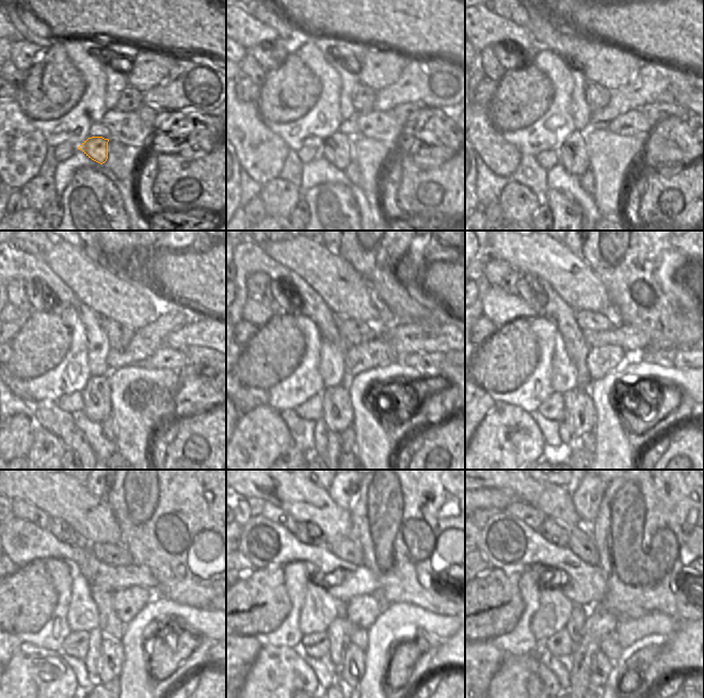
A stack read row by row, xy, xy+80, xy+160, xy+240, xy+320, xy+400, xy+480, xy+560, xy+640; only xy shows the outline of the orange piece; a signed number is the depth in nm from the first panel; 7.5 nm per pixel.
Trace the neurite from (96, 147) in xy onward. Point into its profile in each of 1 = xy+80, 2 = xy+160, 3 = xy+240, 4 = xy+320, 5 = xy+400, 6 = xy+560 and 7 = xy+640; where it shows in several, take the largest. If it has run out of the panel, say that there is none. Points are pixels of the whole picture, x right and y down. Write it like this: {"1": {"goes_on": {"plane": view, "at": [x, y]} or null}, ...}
{"1": {"goes_on": {"plane": "xy+80", "at": [336, 149]}}, "2": {"goes_on": {"plane": "xy+160", "at": [574, 158]}}, "3": {"goes_on": {"plane": "xy+240", "at": [96, 394]}}, "4": {"goes_on": {"plane": "xy+320", "at": [337, 412]}}, "5": {"goes_on": {"plane": "xy+400", "at": [578, 403]}}, "6": {"goes_on": {"plane": "xy+560", "at": [351, 670]}}, "7": {"goes_on": {"plane": "xy+640", "at": [601, 667]}}}

